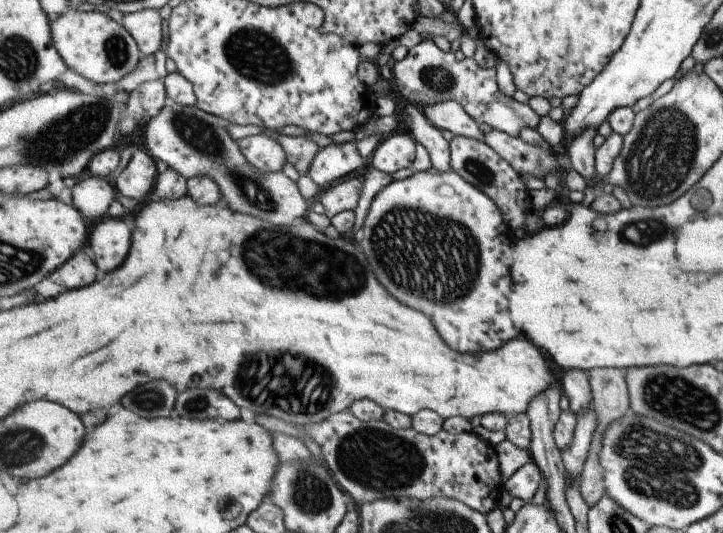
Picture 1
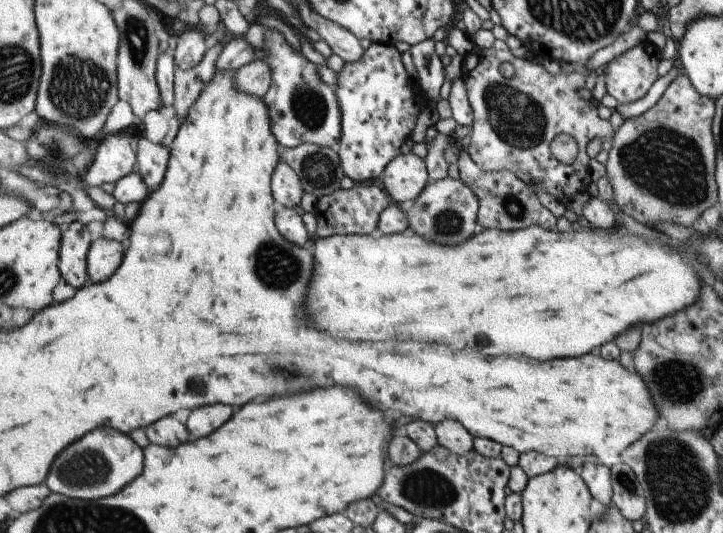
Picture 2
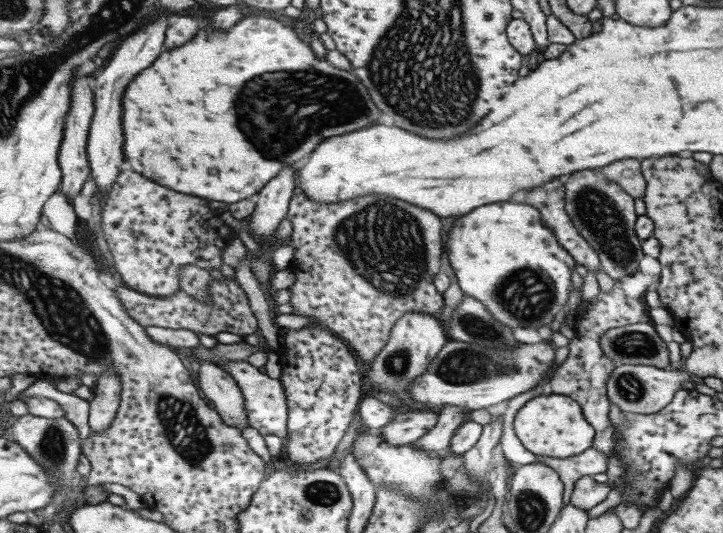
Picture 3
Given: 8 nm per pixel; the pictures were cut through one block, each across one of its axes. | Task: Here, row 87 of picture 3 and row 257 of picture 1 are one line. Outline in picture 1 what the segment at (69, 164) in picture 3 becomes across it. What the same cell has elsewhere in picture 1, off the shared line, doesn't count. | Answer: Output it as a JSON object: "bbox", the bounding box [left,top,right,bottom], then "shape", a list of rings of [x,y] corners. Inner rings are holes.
{"bbox":[48,250,97,290],"shape":[[[79,250],[69,262],[57,269],[55,273],[51,273],[48,278],[55,284],[77,290],[77,288],[83,288],[83,286],[89,286],[95,282],[97,266],[89,258],[87,252]]]}

